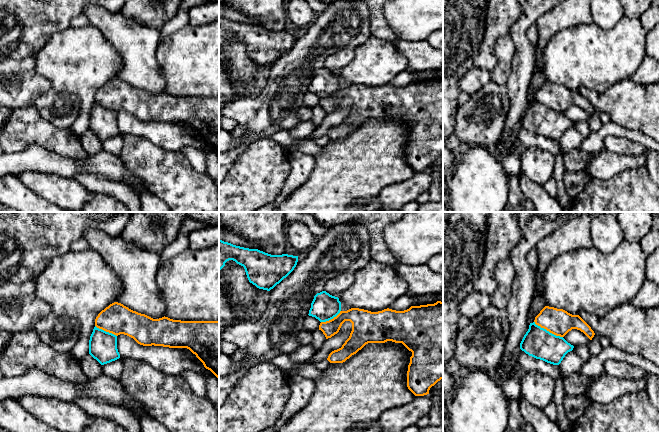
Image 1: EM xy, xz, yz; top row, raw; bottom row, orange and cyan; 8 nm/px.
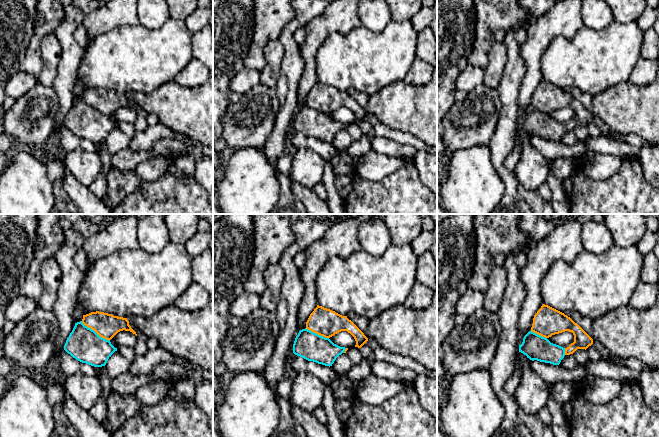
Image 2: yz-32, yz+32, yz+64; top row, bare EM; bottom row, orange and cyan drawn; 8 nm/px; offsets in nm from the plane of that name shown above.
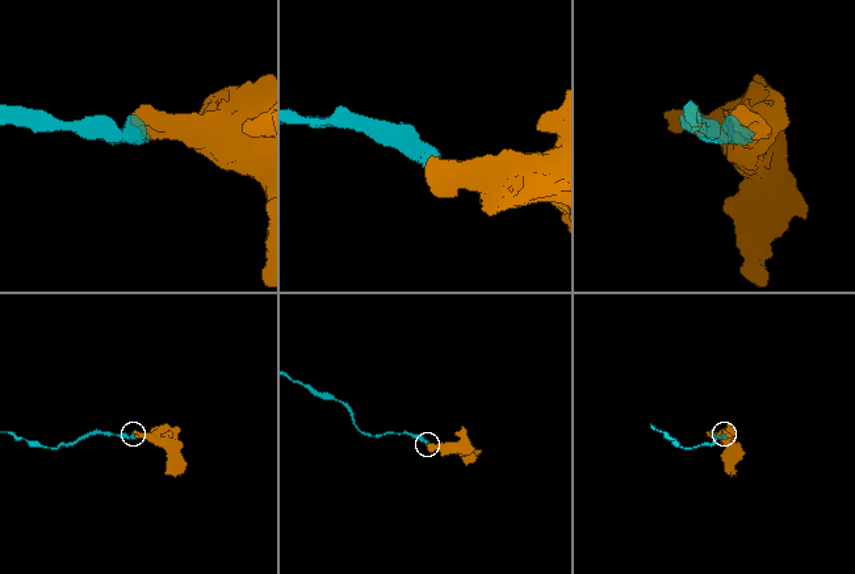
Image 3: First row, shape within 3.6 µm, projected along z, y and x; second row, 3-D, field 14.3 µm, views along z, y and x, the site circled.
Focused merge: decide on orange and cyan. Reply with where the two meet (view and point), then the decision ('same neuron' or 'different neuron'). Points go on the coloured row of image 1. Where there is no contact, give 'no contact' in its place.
yz (548, 330) | same neuron

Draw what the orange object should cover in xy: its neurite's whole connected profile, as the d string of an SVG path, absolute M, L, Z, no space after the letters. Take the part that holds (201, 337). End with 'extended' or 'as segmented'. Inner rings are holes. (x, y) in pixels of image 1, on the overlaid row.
M114 302L102 310L95 319L95 327L89 340L89 354L101 365L119 359L117 336L120 334L133 338L143 346L187 348L219 379L219 320L181 321L165 316L153 319Z; extended

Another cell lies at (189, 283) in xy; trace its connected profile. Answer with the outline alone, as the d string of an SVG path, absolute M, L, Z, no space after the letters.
M219 244L200 250L187 248L160 265L156 282L166 305L165 317L181 321L219 320Z

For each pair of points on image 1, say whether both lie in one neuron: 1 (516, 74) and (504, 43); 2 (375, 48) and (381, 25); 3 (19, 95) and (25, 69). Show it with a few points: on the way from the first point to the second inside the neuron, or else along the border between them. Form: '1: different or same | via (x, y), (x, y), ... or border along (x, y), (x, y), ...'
1: different | border along (512, 39), (514, 46), (512, 67), (504, 84)
2: different | border along (371, 35), (377, 38), (390, 39), (394, 42)
3: same | via (19, 89), (21, 75)

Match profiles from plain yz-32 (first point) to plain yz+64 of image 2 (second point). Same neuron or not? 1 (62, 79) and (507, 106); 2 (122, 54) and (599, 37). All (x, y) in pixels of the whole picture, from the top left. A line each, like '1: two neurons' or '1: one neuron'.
1: one neuron
2: one neuron

